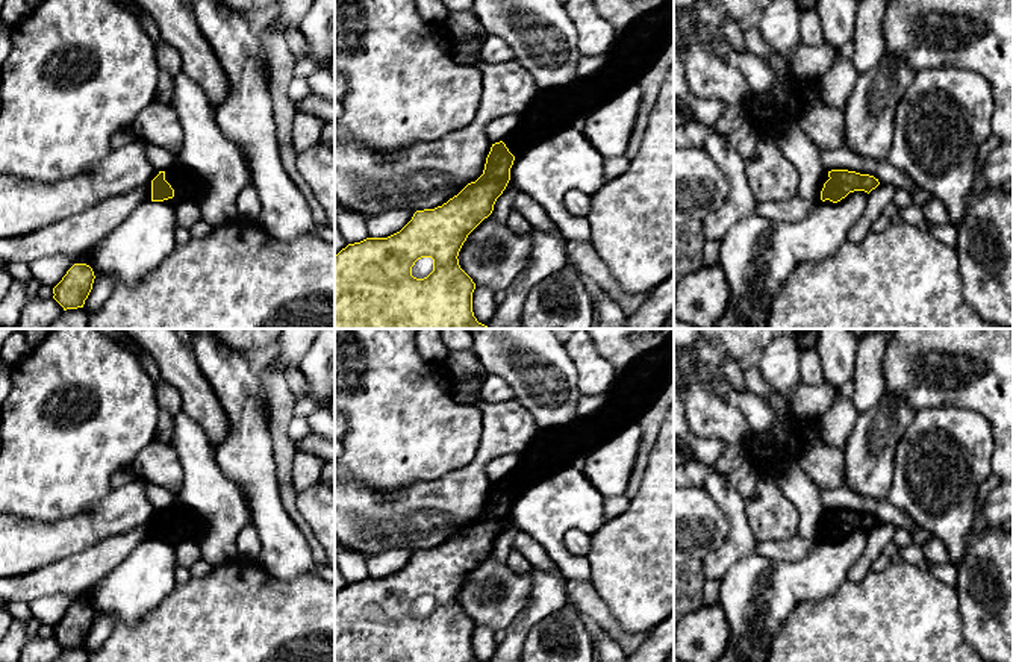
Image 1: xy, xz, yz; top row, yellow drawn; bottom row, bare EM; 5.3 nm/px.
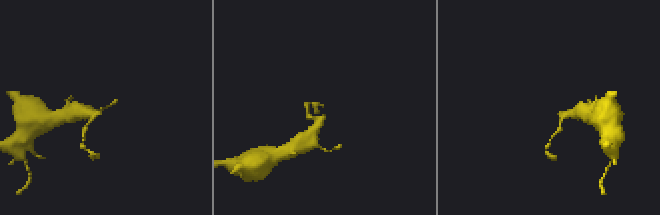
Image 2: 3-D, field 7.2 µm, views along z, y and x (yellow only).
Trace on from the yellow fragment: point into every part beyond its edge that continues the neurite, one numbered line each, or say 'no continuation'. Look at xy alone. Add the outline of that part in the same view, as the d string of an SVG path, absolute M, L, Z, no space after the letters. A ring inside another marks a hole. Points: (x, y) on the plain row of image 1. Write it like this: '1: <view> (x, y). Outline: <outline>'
1: xy (185, 526). Outline: M174 503L173 506L165 509L165 520L174 529L174 536L164 539L171 545L177 545L182 541L194 539L198 533L198 521L194 518L192 512L182 506L180 503Z

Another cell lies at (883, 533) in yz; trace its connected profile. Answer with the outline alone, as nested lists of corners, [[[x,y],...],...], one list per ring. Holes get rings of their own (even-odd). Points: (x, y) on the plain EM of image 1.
[[[880,523],[868,533],[863,556],[849,568],[848,580],[862,582],[872,571],[872,564],[883,554],[884,547],[893,541],[896,530],[892,523]]]

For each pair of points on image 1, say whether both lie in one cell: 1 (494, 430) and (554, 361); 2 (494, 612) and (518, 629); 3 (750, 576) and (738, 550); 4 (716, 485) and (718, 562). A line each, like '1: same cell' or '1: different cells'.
1: different cells
2: different cells
3: different cells
4: same cell

